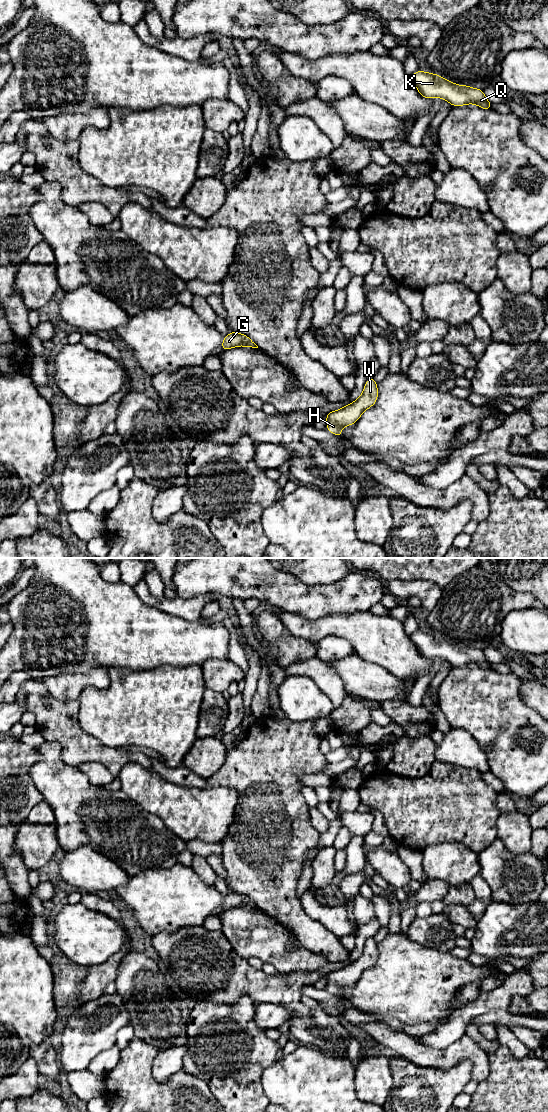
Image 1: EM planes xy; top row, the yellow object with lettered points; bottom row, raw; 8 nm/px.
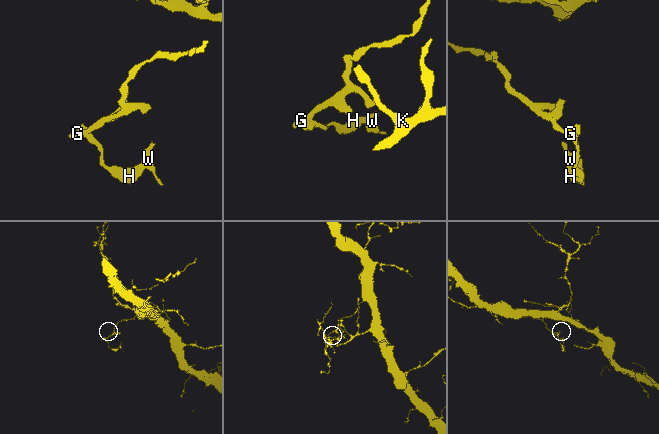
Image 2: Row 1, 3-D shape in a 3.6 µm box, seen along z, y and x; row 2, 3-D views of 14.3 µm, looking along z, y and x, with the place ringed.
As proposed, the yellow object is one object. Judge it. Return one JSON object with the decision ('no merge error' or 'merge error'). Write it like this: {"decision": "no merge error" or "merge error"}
{"decision": "merge error"}

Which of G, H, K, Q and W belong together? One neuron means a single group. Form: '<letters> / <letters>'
G K Q / H W

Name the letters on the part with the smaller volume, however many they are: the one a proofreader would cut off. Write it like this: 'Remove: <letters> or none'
Remove: H, W

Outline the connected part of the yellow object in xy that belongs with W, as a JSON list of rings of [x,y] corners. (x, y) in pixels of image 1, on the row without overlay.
[[[369,938],[365,943],[363,953],[355,962],[325,975],[326,989],[336,996],[343,997],[341,988],[353,985],[365,970],[376,963],[377,958],[378,948],[375,938]]]

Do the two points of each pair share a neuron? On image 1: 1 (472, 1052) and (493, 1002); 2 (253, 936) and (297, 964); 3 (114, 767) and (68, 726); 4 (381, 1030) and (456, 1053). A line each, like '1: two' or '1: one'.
1: two
2: one
3: one
4: one

